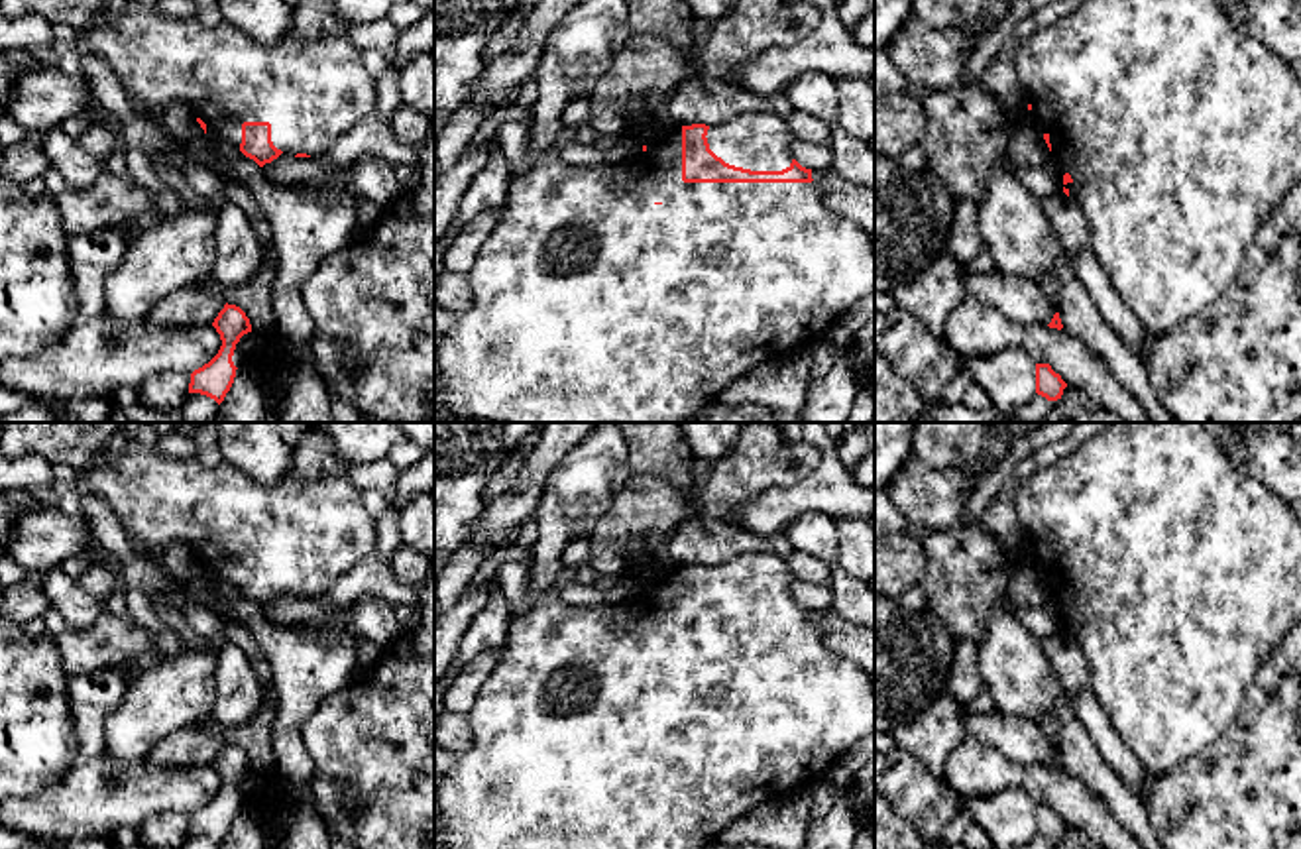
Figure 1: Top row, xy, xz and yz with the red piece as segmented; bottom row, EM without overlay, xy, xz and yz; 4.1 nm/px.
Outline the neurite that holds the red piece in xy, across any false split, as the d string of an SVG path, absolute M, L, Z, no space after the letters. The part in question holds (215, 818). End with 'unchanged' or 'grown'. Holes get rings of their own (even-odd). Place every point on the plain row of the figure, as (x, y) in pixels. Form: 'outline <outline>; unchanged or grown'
outline M226 743L212 766L220 774L222 786L208 804L191 814L189 837L181 849L220 849L234 823L238 808L232 796L240 778L252 772L250 759L240 747Z; grown

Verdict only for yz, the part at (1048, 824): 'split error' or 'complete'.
split error

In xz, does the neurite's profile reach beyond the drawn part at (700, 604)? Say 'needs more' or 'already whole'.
needs more

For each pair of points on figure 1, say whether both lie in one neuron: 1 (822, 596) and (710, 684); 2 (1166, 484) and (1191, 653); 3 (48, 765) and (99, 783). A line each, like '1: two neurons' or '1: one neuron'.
1: two neurons
2: one neuron
3: two neurons

